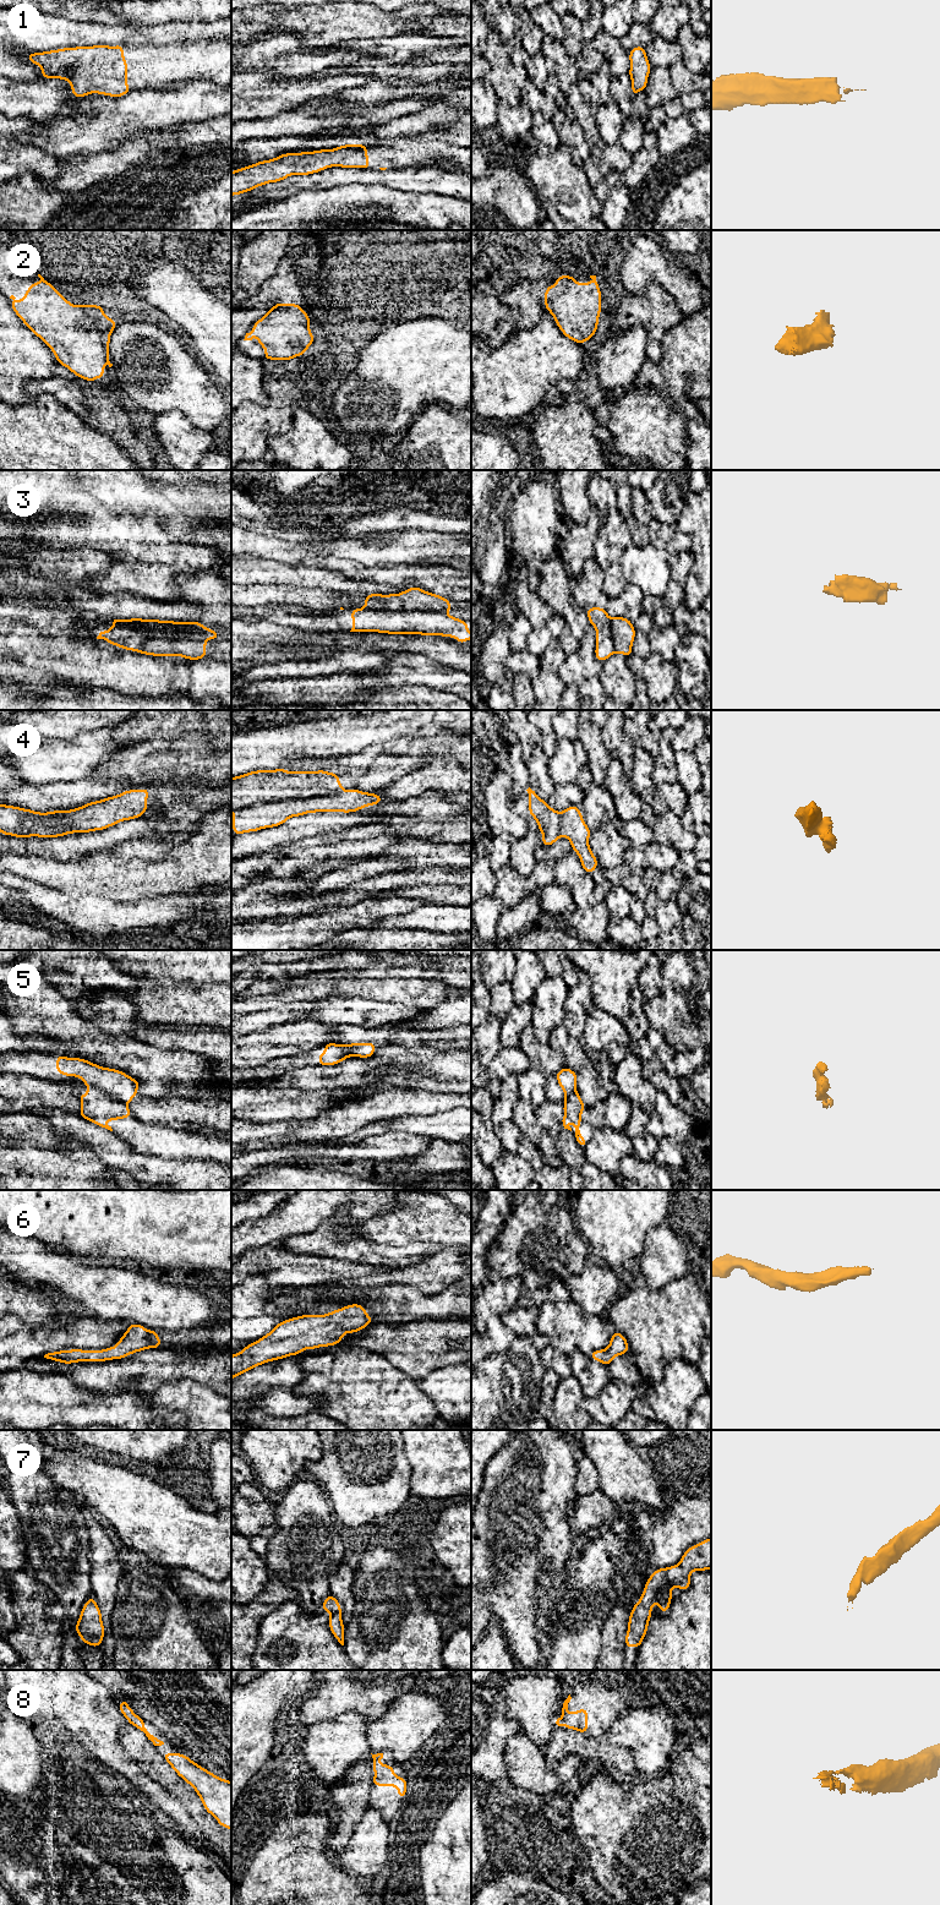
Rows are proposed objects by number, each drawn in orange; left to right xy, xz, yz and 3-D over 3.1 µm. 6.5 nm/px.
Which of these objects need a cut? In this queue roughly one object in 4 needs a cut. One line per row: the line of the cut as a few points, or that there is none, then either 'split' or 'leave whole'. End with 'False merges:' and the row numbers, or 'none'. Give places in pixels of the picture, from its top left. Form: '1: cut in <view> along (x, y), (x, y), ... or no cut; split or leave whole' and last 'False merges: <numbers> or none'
1: no cut; leave whole
2: no cut; leave whole
3: cut in xy along (181, 626), (174, 622), (154, 623), (138, 651); split
4: cut in xz along (340, 790), (329, 795), (264, 800), (234, 811); split
5: cut in xy along (88, 1086), (96, 1086), (109, 1092), (124, 1103); split
6: no cut; leave whole
7: no cut; leave whole
8: no cut; leave whole
False merges: 3, 4, 5

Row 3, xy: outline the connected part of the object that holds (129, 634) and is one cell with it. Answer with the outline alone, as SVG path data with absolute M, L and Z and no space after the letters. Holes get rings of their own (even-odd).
M113 618L113 628L99 633L97 639L108 640L110 645L116 645L125 650L141 651L143 640L148 637L149 628L153 624L165 624L171 627L173 631L168 634L176 637L181 626L175 622L159 622L155 618L130 618L120 619Z

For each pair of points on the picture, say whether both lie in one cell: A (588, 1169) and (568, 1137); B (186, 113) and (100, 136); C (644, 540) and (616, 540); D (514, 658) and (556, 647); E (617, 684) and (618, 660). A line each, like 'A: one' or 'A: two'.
A: one
B: one
C: two
D: two
E: one

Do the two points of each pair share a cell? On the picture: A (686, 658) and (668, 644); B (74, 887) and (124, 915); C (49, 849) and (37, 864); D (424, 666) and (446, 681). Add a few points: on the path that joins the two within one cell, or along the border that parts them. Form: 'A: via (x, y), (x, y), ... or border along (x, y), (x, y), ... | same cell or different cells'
A: border along (683, 639), (676, 648), (672, 660) | different cells
B: border along (60, 890), (72, 898), (102, 896), (116, 902) | different cells
C: border along (15, 852), (71, 861) | different cells
D: via (428, 671), (441, 677) | same cell

